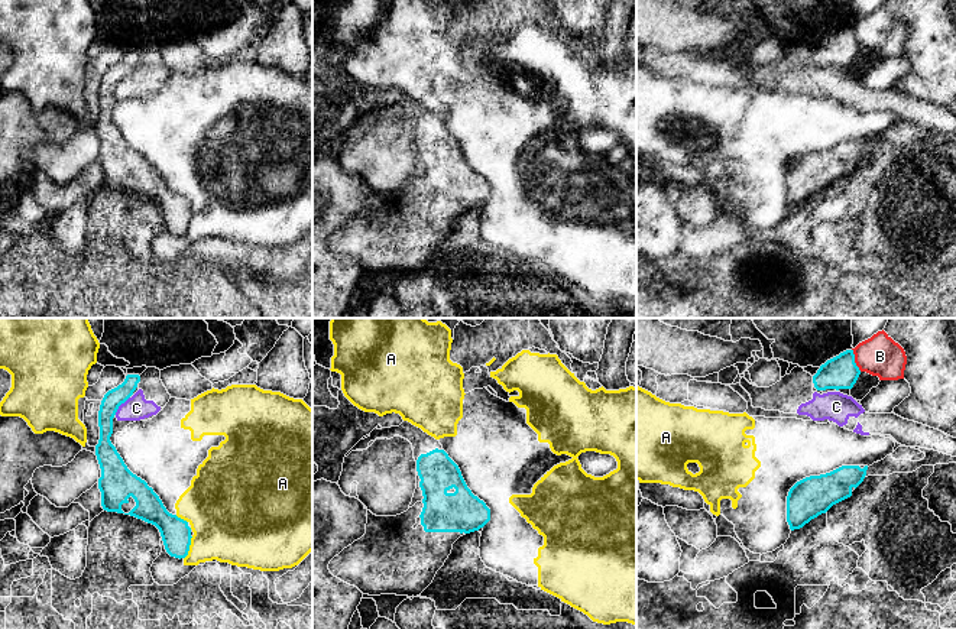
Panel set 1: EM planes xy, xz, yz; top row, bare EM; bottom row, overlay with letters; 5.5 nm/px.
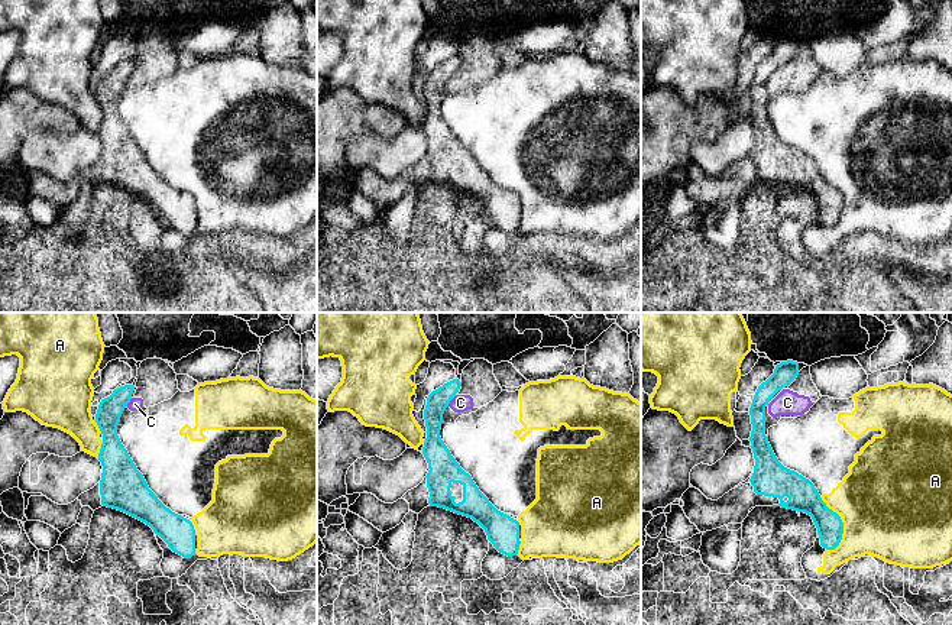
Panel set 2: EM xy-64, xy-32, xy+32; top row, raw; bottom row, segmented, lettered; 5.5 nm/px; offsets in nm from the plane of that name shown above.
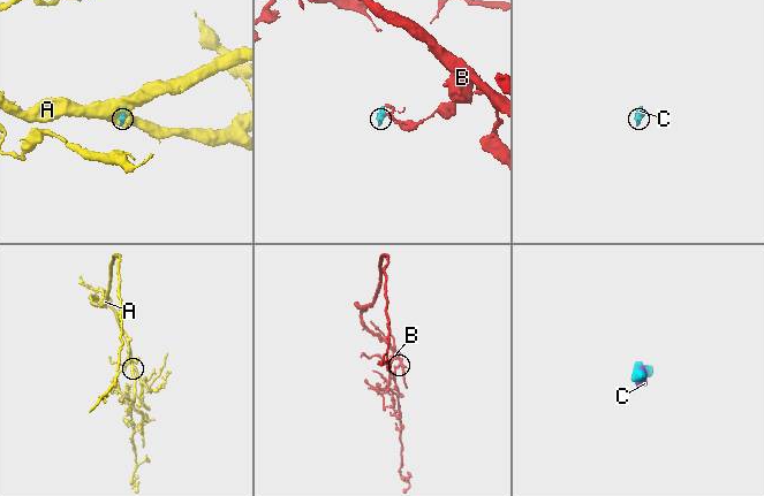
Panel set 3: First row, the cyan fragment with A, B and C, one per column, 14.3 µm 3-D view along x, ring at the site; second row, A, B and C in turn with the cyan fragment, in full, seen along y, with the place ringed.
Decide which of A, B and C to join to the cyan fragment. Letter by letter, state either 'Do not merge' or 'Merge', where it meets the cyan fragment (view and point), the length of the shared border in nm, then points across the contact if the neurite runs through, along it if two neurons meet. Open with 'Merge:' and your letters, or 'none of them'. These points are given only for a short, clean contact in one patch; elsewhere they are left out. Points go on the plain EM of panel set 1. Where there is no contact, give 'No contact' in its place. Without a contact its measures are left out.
Merge: none of them
A: Do not merge. Touches cyan at xy (188, 224). Shared border 140 nm
B: Do not merge. Touches cyan at yz (854, 36). Shared border 140 nm. Boundary: yz (852, 25), (855, 41), (861, 46)
C: Do not merge. Touches cyan at xy (120, 80). Shared border 130 nm

